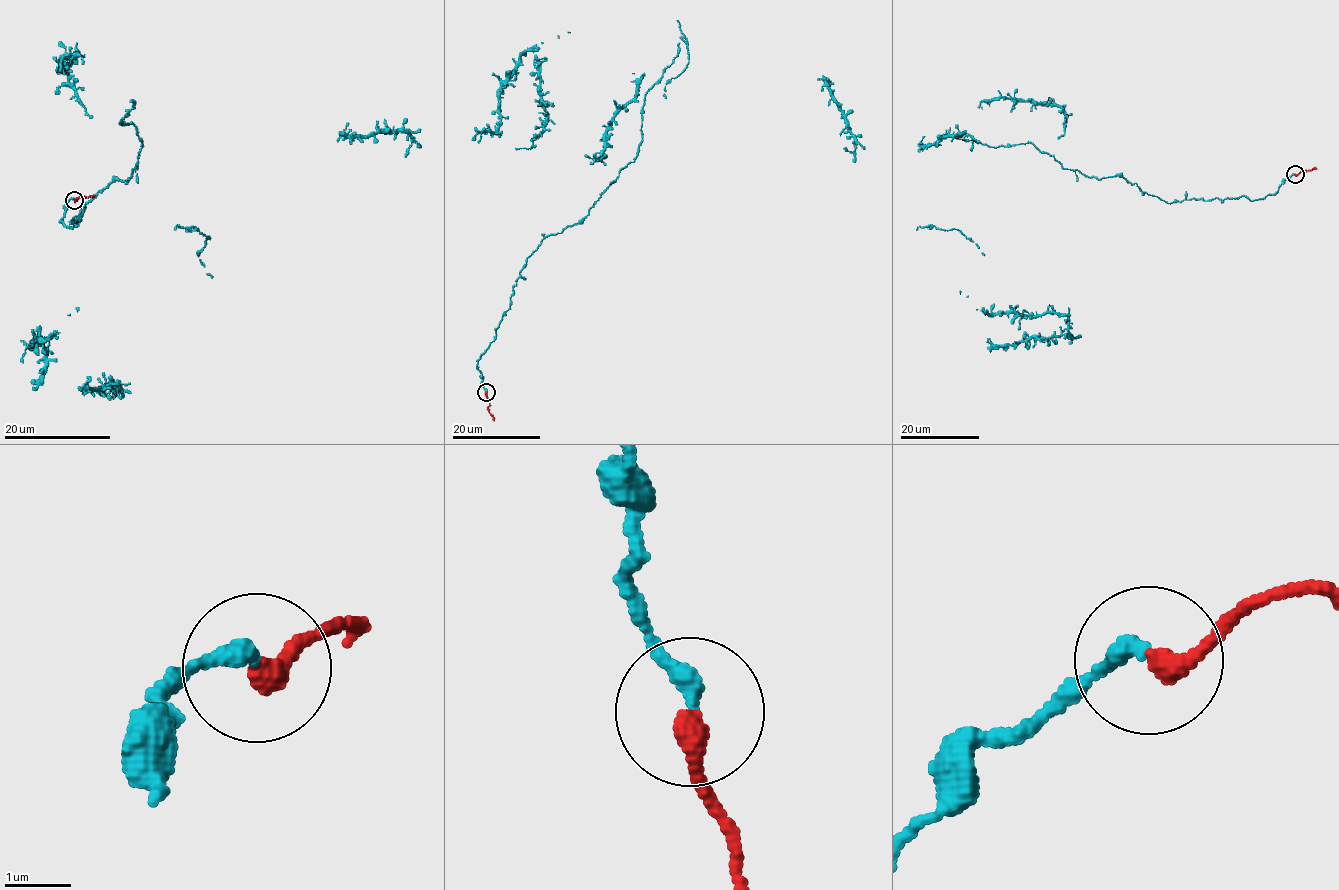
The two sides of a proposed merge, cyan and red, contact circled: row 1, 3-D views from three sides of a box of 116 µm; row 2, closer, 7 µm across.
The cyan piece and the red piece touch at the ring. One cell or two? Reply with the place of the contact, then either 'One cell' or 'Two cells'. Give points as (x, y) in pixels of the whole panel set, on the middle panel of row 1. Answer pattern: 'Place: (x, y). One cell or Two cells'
Place: (486, 392). One cell

